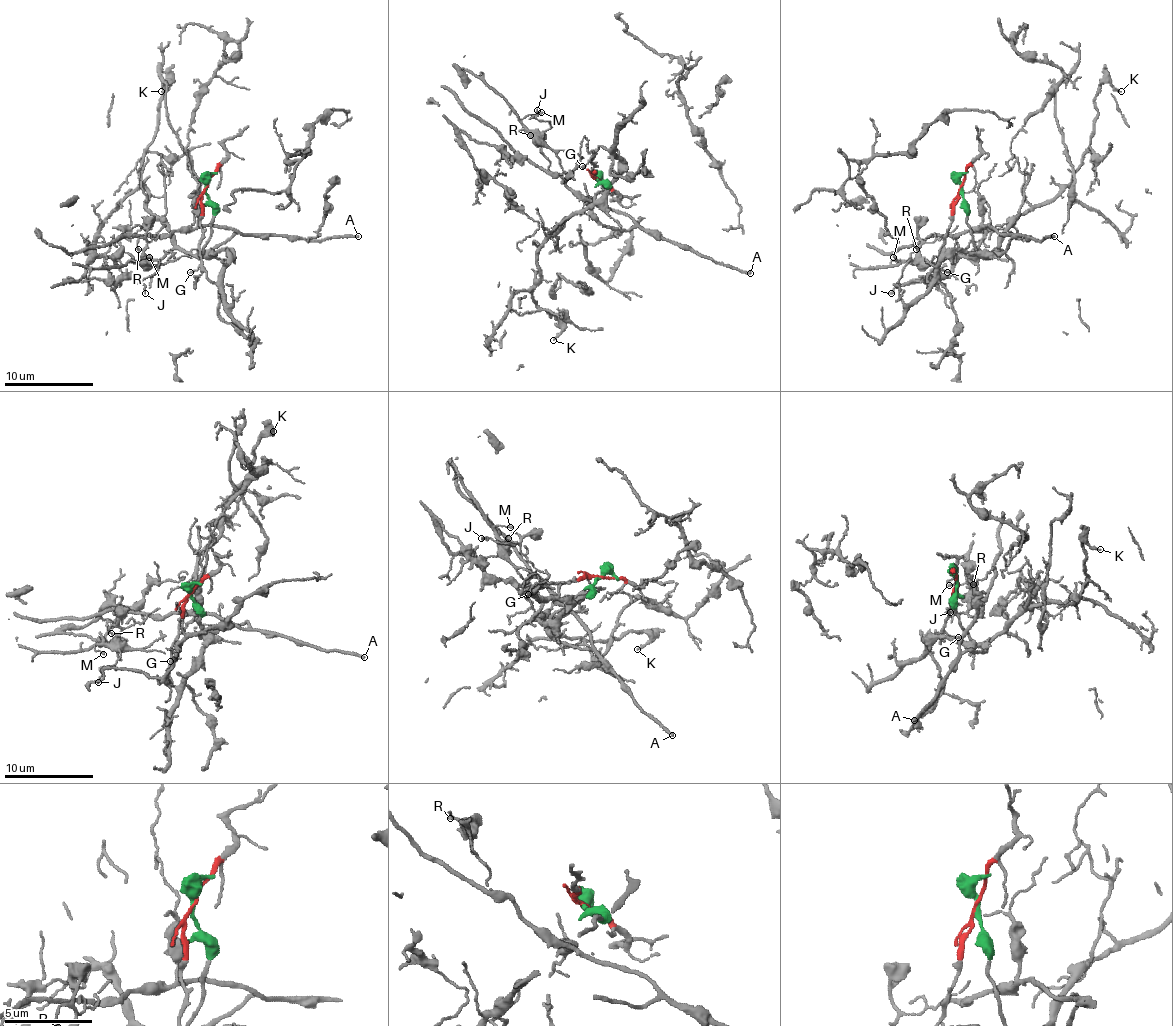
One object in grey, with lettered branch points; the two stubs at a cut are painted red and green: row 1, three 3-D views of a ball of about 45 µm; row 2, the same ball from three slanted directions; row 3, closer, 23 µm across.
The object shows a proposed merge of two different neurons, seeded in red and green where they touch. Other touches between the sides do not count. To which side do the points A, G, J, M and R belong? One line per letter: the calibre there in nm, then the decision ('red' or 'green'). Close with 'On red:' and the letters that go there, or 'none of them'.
A: 200 nm thick; green
G: 130 nm thick; red
J: 110 nm thick; green
M: 120 nm thick; green
R: 120 nm thick; green
On red: G

